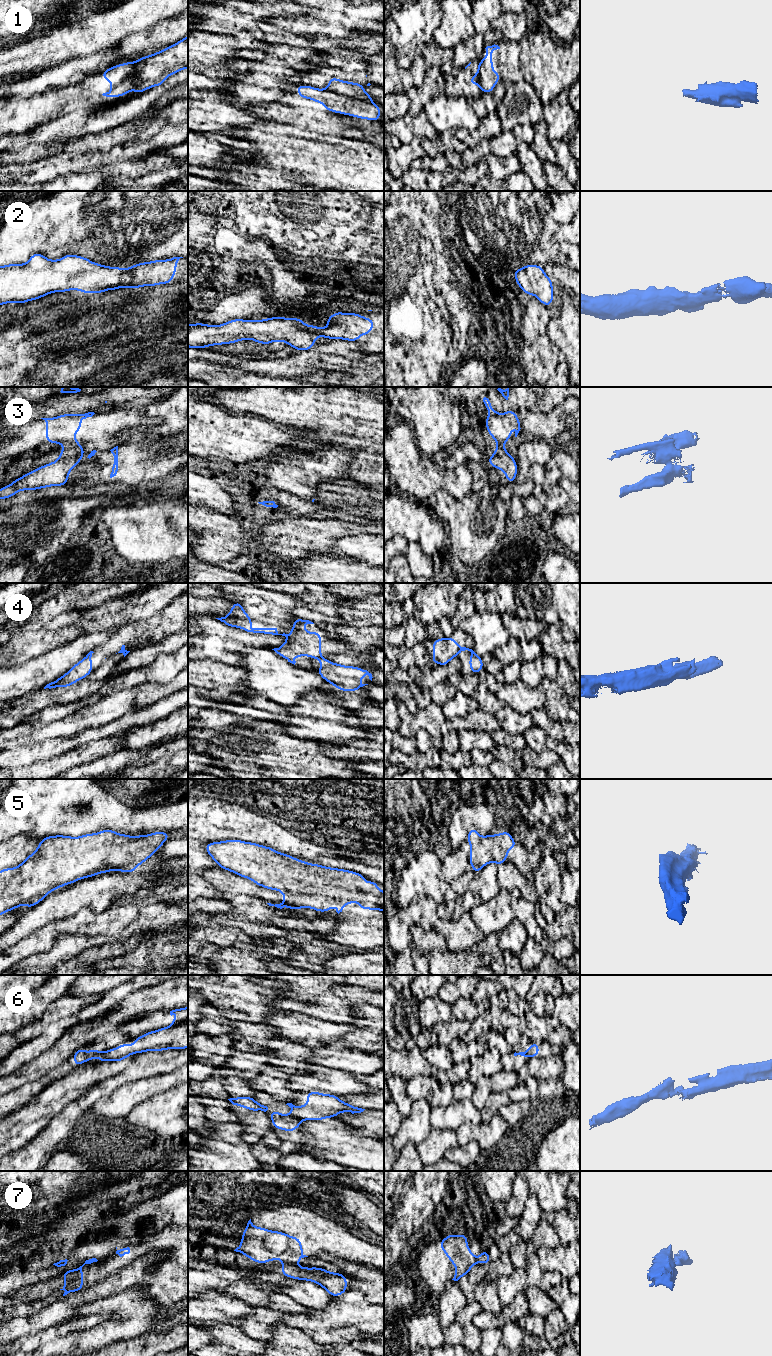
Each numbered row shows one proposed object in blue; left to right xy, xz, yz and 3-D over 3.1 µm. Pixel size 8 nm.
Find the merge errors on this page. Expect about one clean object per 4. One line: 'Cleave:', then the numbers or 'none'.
Cleave: 1, 3, 4, 6, 7

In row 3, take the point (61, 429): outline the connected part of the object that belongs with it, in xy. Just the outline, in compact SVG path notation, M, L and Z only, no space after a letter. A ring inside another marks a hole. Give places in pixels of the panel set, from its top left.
M95 413L85 414L62 414L54 418L41 418L46 422L46 442L58 443L66 446L77 445L79 442L74 435L82 429L81 419L92 417Z

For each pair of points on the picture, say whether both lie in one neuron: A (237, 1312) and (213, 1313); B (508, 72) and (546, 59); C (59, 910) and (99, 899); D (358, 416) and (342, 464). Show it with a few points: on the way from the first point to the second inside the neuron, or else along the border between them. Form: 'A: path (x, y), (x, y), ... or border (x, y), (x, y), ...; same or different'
A: path (231, 1312), (219, 1312); same
B: path (517, 63), (526, 59), (537, 59); same
C: path (69, 900), (89, 899); same
D: border (332, 444), (337, 446); different

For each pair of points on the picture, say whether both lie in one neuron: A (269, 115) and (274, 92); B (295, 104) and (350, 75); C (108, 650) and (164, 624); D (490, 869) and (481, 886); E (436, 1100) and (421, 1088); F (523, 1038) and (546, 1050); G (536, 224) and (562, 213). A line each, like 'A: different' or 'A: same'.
A: different
B: different
C: same
D: same
E: same
F: same
G: different

